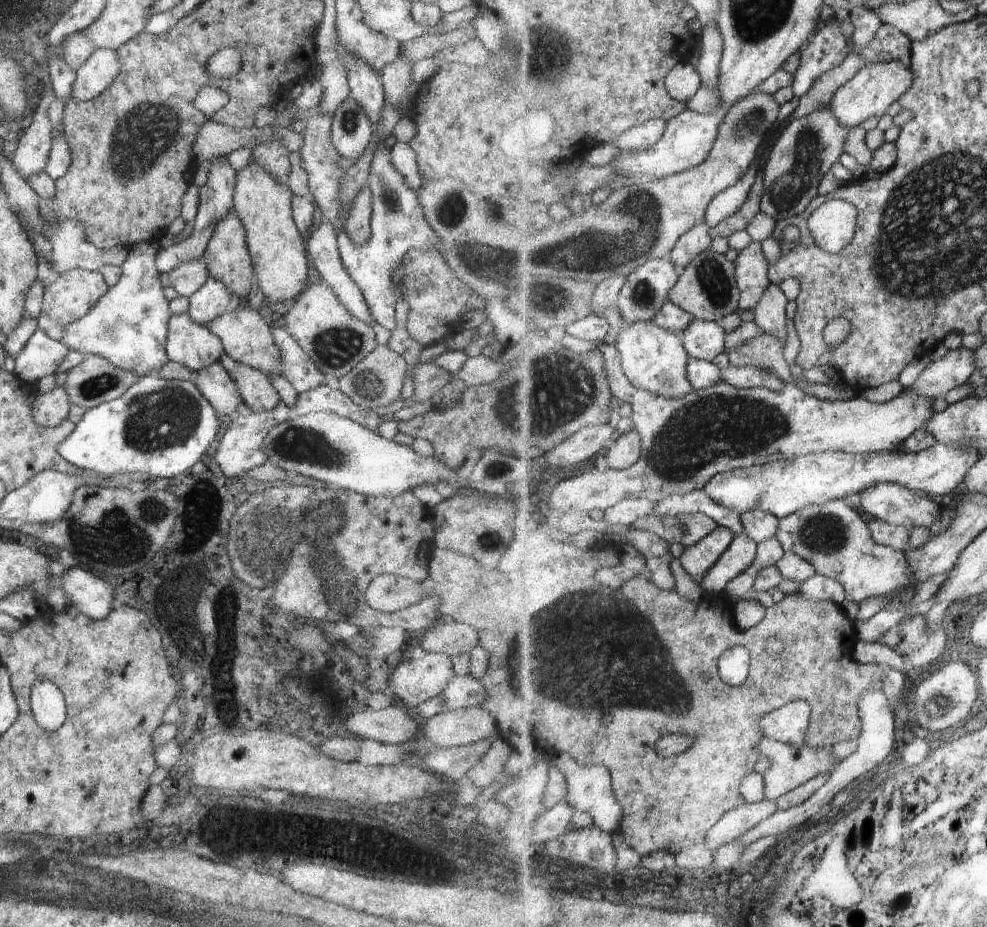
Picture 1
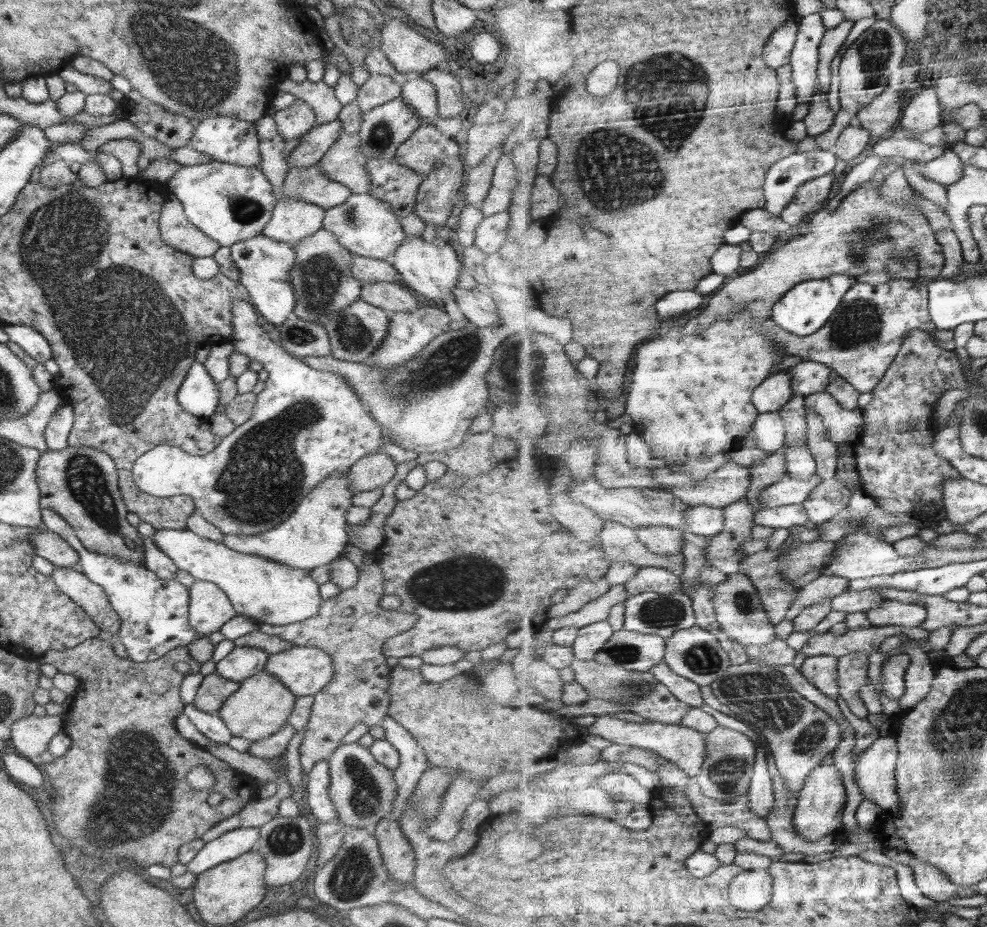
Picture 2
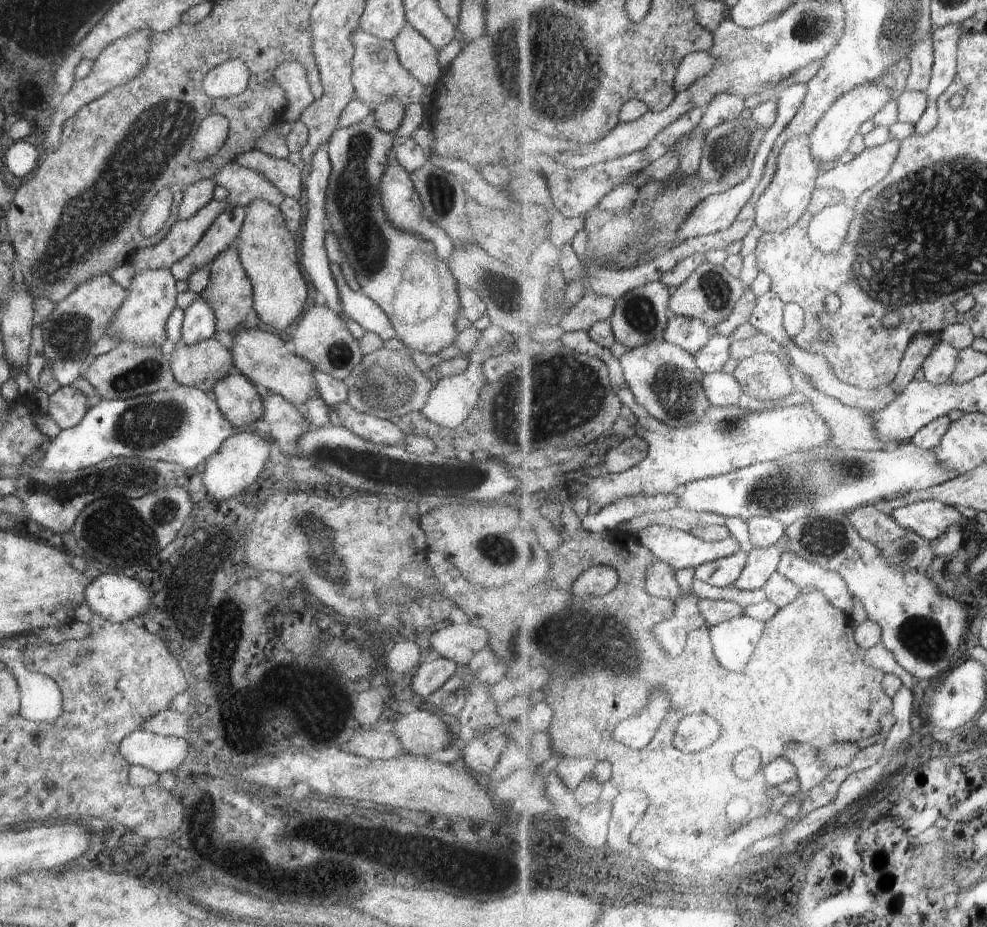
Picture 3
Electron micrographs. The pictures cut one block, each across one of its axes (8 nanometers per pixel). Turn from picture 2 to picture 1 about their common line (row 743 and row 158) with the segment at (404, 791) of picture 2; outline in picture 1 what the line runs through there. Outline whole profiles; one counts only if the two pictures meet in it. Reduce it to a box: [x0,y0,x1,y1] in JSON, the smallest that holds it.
[390,142,424,193]

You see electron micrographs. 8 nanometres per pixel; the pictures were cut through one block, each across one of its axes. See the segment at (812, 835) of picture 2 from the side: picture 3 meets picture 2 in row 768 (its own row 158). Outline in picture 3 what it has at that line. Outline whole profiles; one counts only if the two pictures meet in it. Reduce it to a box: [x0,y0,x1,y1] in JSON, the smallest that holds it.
[810,83,897,168]

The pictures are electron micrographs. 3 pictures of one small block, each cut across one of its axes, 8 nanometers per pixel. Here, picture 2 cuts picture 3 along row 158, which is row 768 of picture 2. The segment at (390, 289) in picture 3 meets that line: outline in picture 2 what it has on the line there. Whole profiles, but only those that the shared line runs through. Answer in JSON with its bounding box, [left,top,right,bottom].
[329,743,397,834]

